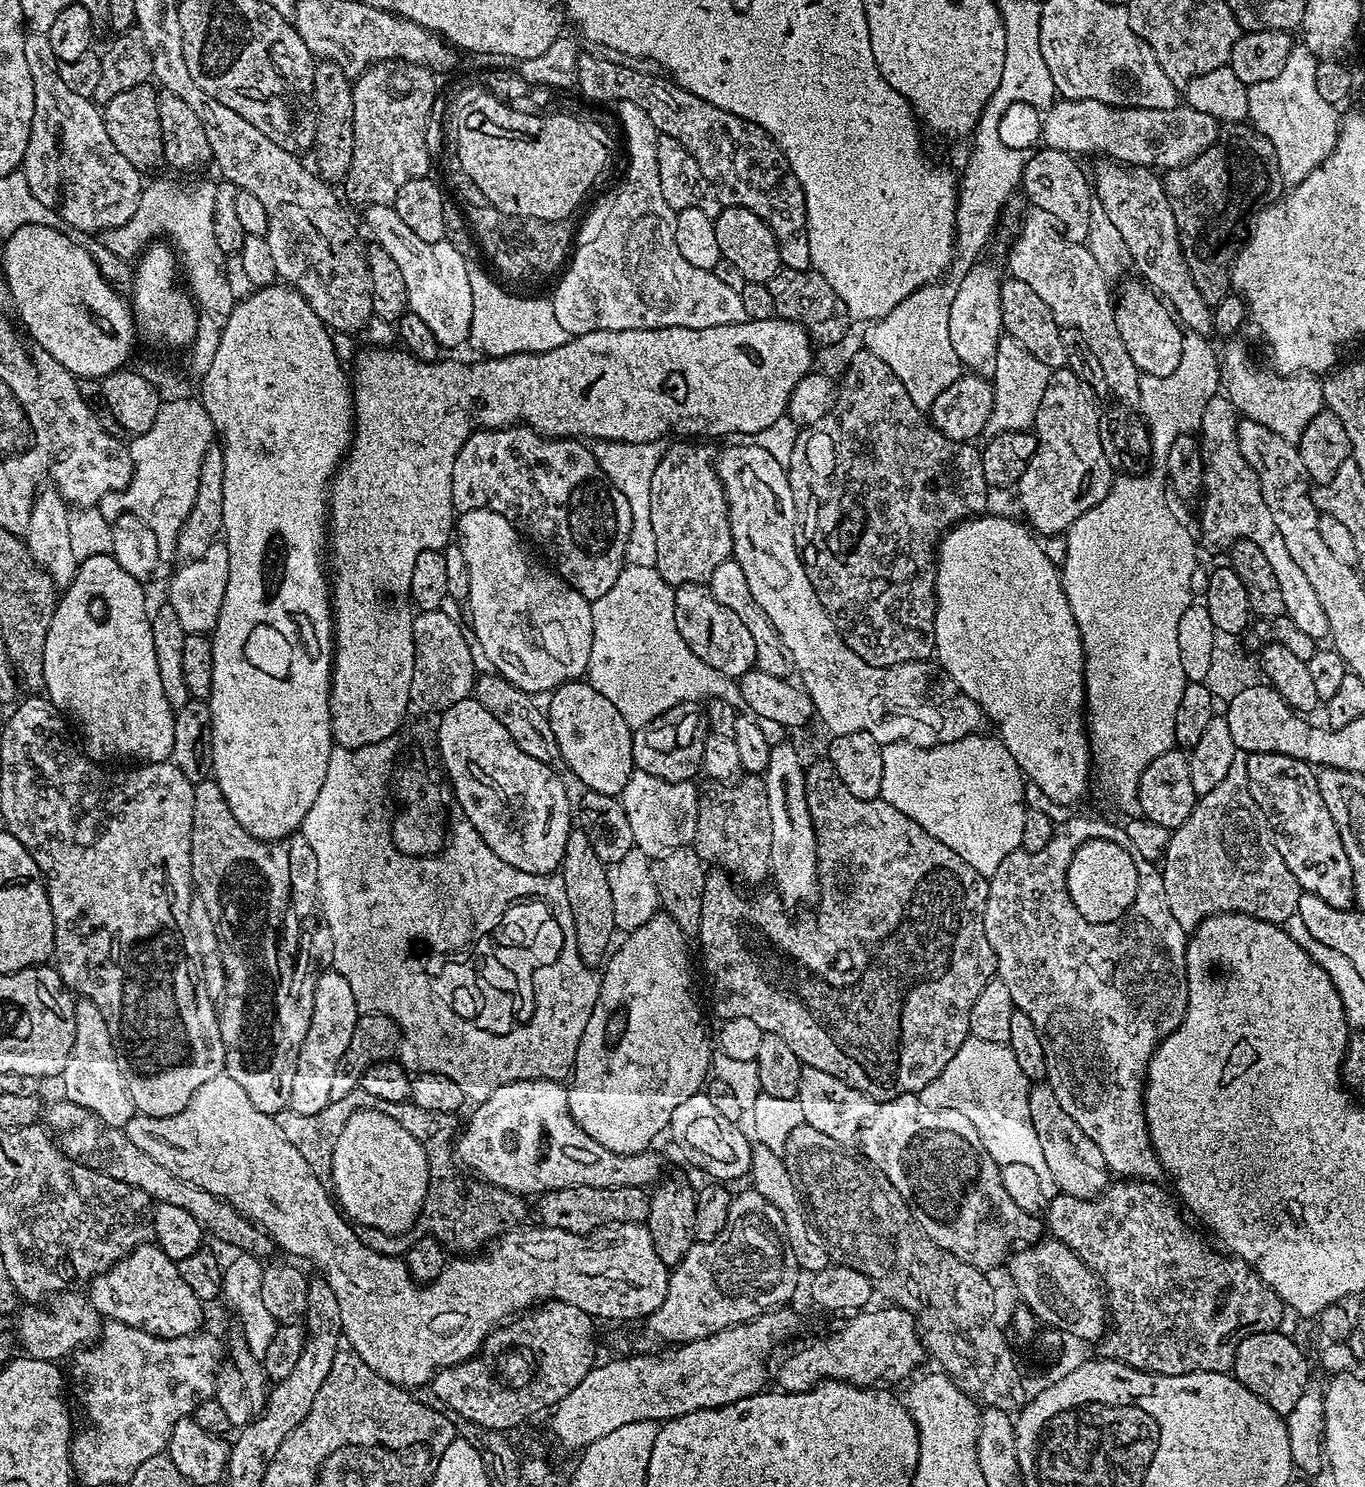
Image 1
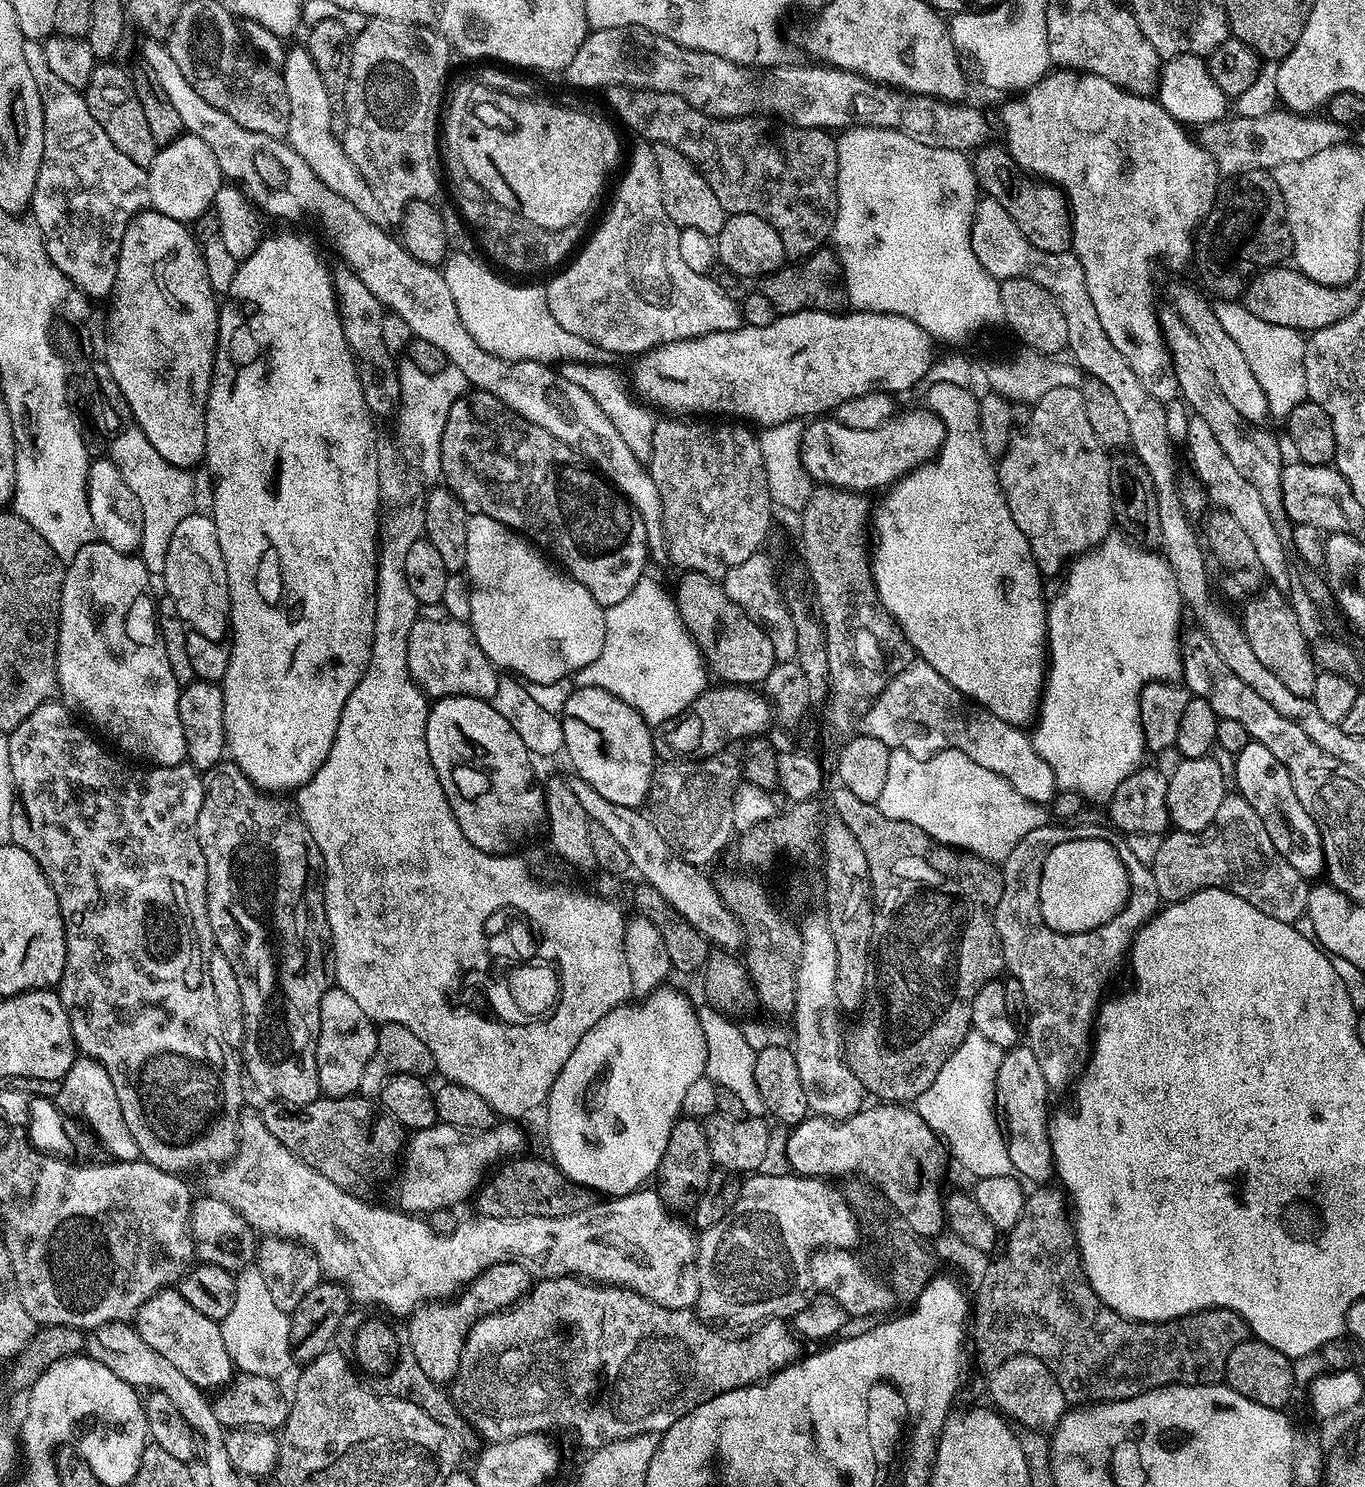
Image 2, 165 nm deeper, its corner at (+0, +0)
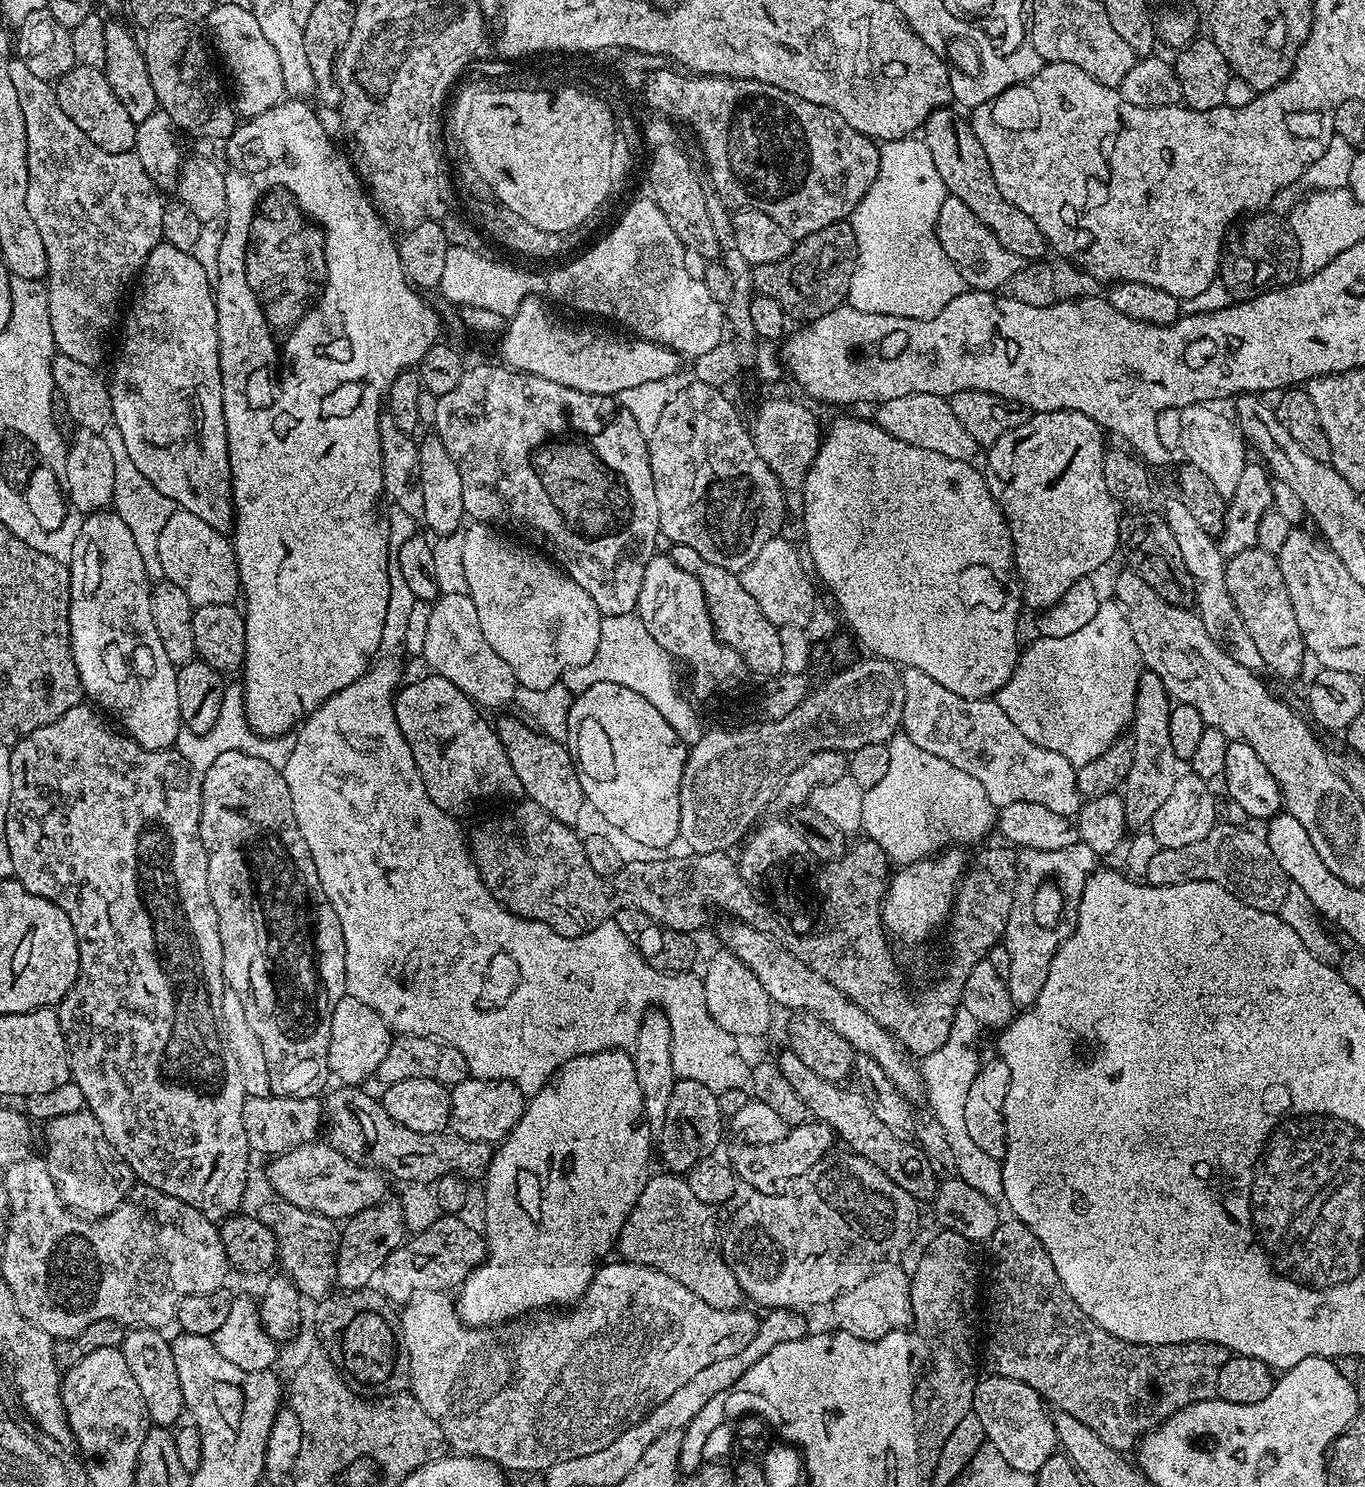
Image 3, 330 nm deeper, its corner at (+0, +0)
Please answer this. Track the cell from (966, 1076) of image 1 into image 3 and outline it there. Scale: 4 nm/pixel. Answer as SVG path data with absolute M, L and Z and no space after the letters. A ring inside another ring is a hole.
M963 1006L957 1008L954 1022L950 1026L949 1038L944 1045L930 1055L923 1057L919 1065L920 1074L924 1078L924 1095L926 1104L932 1107L940 1128L944 1131L944 1140L948 1143L948 1152L956 1163L955 1175L966 1186L974 1186L978 1194L986 1194L993 1202L1004 1199L1002 1190L1001 1161L995 1160L986 1150L974 1144L974 1138L970 1138L966 1130L966 1094L970 1094L970 1082L980 1073L982 1057L976 1047L980 1044L982 1029L978 1018L970 1014Z

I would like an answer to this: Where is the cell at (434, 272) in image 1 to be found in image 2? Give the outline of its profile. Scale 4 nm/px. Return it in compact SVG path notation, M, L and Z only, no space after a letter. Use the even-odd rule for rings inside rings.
M289 47L284 53L282 65L284 78L284 89L288 99L288 134L286 142L326 182L334 194L342 194L346 202L352 203L362 214L366 214L369 220L379 221L381 219L378 210L378 202L366 186L366 178L358 174L358 166L350 162L346 154L341 137L332 130L332 104L333 97L328 95L326 86L322 82L322 74L318 74L318 66L314 66L314 58L310 58L307 47Z

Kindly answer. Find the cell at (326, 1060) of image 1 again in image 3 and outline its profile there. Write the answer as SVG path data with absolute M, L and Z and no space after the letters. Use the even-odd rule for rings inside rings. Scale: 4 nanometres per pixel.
M345 994L334 1006L334 1018L330 1022L330 1050L328 1051L328 1071L336 1076L341 1085L360 1086L363 1080L372 1080L378 1066L382 1066L382 1058L386 1058L386 1050L390 1050L394 1033L388 1023L379 1016L366 1002L358 1002L358 998Z

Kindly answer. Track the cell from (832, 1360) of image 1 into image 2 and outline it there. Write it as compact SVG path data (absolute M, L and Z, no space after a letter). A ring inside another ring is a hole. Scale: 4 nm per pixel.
M550 1276L540 1278L529 1287L528 1291L506 1308L481 1315L472 1324L464 1345L460 1348L460 1361L455 1361L454 1375L450 1381L450 1395L453 1404L462 1414L462 1418L485 1441L509 1440L515 1436L525 1436L531 1432L547 1433L547 1428L576 1428L576 1436L580 1444L587 1450L595 1450L622 1438L634 1438L643 1432L663 1434L678 1418L690 1414L702 1402L710 1402L718 1394L726 1394L735 1388L745 1388L751 1384L759 1384L776 1372L780 1372L787 1364L799 1360L802 1355L801 1341L795 1331L788 1328L783 1319L765 1320L753 1327L749 1336L723 1336L715 1332L709 1321L701 1318L692 1308L667 1308L656 1304L650 1298L635 1292L633 1288L619 1288L616 1284L598 1284L579 1276Z

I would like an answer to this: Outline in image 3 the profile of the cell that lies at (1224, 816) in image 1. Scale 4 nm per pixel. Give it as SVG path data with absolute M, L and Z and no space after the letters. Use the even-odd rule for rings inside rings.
M1224 822L1217 823L1210 834L1206 834L1202 842L1194 842L1194 846L1160 847L1150 861L1146 880L1159 888L1179 884L1192 886L1197 880L1218 882L1218 886L1234 894L1234 898L1246 902L1246 906L1254 906L1263 912L1280 909L1290 883L1282 866L1278 866L1278 858L1270 854L1268 841L1261 833L1259 836L1248 828Z

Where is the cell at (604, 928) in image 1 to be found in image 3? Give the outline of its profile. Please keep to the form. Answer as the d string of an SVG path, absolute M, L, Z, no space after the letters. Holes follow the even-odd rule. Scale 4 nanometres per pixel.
M516 716L502 717L495 721L494 727L506 750L506 758L510 758L510 766L514 766L514 774L518 774L518 782L522 782L524 796L542 806L546 814L562 821L567 821L568 816L582 815L584 808L586 812L586 801L573 753L563 743L552 740L531 723L523 724L524 720Z

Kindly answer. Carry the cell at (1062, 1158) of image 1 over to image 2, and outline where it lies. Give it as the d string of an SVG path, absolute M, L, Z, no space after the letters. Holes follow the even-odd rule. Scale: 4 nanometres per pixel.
M1021 1042L1005 1051L1002 1066L998 1066L996 1094L1002 1109L1002 1127L1008 1141L1013 1173L1025 1181L1033 1180L1033 1185L1047 1185L1054 1176L1052 1147L1048 1141L1050 1089L1046 1078L1042 1078L1042 1066L1038 1066L1038 1058L1034 1058L1034 1050L1030 1050L1027 1043Z

